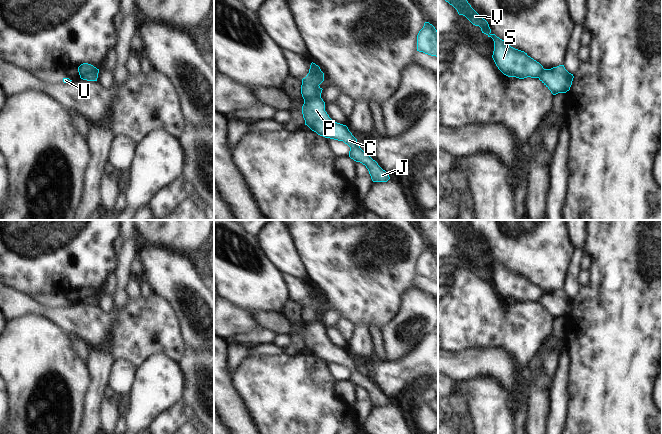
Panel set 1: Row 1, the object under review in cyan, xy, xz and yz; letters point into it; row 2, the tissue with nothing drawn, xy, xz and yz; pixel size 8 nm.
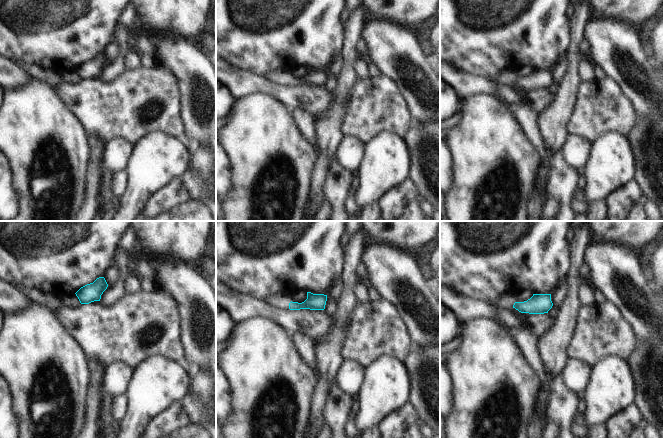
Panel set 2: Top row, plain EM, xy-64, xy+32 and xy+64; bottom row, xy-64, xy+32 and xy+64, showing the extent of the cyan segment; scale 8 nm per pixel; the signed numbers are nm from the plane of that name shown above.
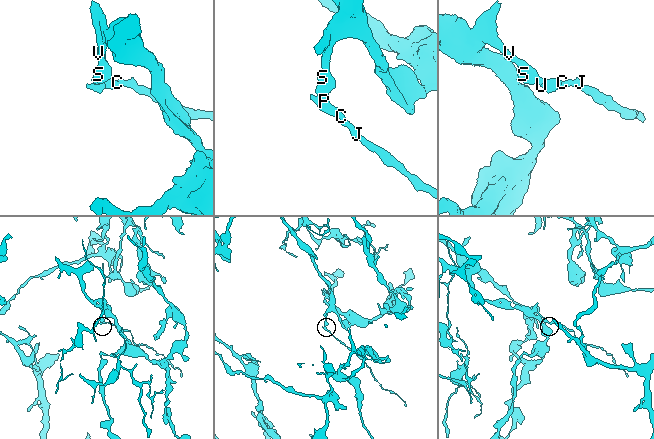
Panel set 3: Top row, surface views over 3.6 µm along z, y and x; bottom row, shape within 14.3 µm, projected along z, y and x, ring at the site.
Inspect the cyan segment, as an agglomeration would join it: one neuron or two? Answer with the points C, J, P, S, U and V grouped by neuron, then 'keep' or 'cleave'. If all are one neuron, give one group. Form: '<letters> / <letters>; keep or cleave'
C J P U / S V; cleave

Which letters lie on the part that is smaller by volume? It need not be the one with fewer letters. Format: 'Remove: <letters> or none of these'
Remove: C, J, P, U

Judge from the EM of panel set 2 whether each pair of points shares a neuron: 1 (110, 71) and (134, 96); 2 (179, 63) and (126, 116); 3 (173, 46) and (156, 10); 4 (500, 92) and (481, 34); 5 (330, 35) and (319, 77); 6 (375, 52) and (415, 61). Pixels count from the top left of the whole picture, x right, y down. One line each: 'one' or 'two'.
1: two
2: two
3: two
4: two
5: two
6: one

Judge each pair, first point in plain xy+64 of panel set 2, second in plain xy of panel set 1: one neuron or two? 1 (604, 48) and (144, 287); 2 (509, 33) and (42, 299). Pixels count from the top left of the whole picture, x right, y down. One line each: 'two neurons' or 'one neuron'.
1: two neurons
2: two neurons

